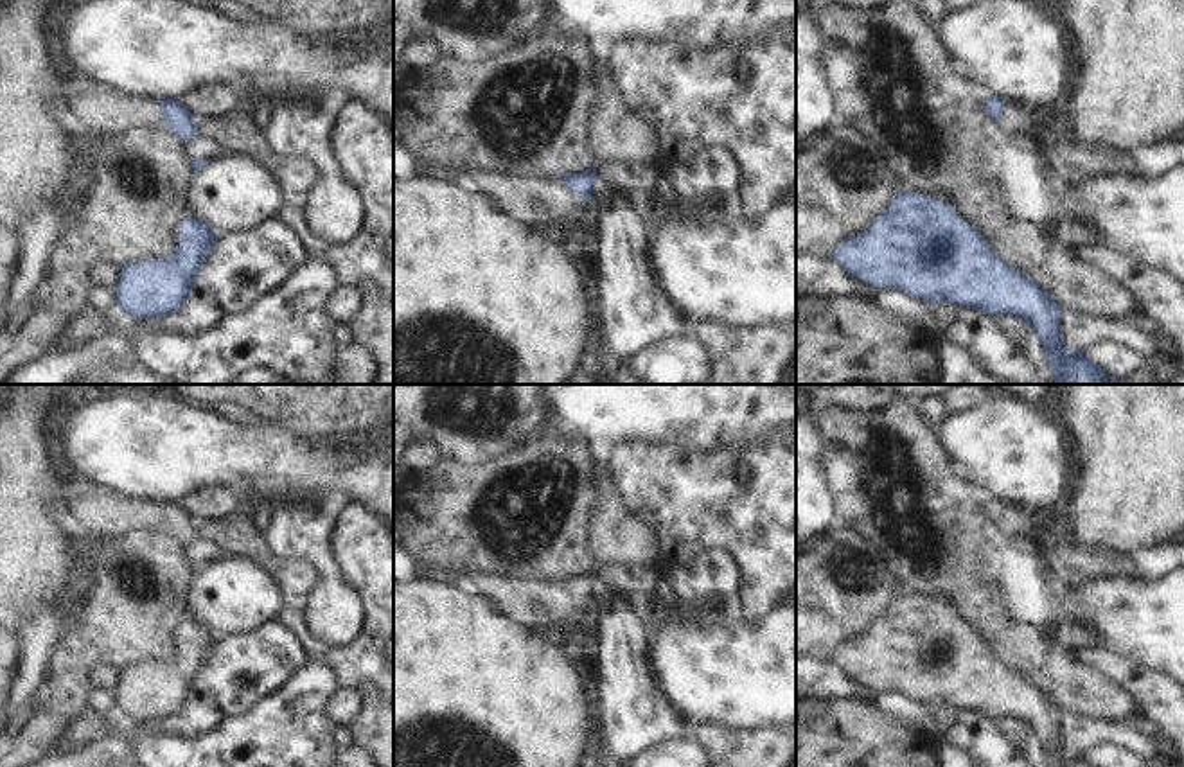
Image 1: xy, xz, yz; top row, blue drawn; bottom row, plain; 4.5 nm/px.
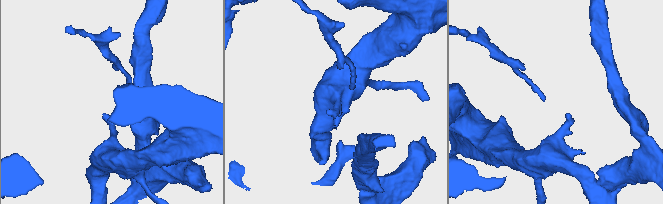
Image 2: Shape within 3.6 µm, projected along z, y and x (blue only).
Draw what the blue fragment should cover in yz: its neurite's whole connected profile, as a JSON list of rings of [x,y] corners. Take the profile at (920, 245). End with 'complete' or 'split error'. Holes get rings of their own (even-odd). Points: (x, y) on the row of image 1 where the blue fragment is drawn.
[[[897,190],[891,207],[870,230],[846,239],[832,255],[843,269],[873,287],[902,289],[929,305],[954,304],[990,316],[1015,316],[1029,323],[1042,339],[1056,384],[1119,384],[1096,366],[1087,350],[1073,352],[1064,339],[1064,307],[1028,275],[1008,266],[950,205],[927,196]]]; complete

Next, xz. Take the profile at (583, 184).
[[[462,167],[458,172],[464,183],[487,194],[503,214],[555,232],[582,212],[598,183],[595,171],[580,171],[562,180],[494,172],[482,167]]]; split error

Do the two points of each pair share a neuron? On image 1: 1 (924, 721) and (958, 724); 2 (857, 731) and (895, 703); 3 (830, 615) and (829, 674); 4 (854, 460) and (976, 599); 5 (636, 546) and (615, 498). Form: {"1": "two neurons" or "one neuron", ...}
{"1": "two neurons", "2": "two neurons", "3": "two neurons", "4": "one neuron", "5": "one neuron"}

